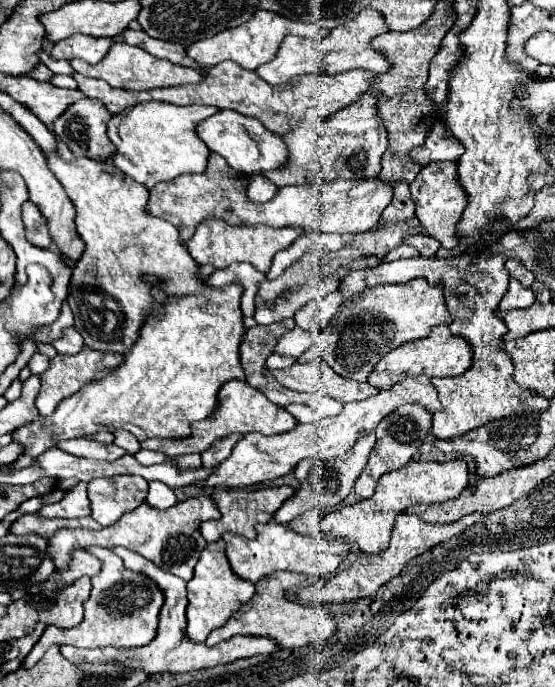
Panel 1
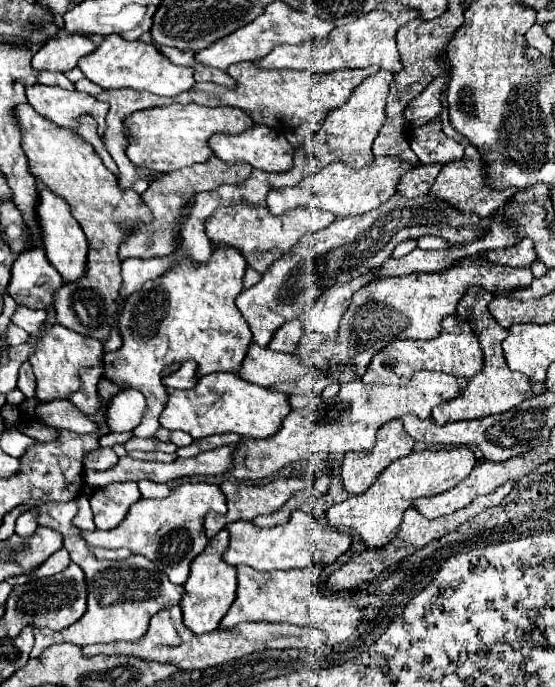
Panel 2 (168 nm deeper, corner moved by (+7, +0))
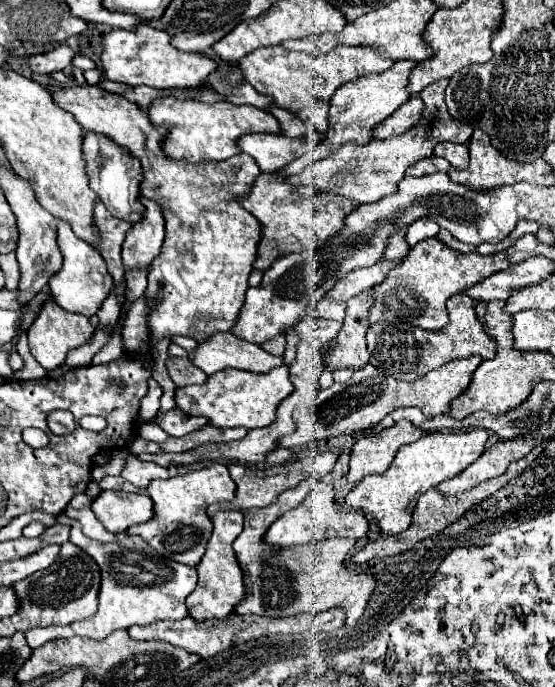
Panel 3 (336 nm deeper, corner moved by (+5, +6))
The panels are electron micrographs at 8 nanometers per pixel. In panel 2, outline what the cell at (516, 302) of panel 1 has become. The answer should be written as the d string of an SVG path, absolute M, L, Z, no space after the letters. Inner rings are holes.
M478 256L462 258L454 266L442 272L430 272L430 274L414 272L408 276L370 282L354 294L352 304L340 322L338 340L326 342L322 334L306 332L298 344L296 356L300 356L300 360L312 368L326 366L328 358L340 362L352 362L358 366L358 376L362 376L372 356L378 354L390 342L406 338L410 340L436 338L440 334L442 318L456 312L458 300L472 284L482 286L492 294L498 294L498 290L514 290L518 286L528 286L530 282L532 282L530 268L508 268L492 264L488 260L478 260Z

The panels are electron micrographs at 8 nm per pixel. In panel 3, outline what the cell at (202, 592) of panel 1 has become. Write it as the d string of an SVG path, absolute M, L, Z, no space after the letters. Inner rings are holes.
M228 510L228 512L218 512L212 518L212 522L214 522L214 532L212 532L212 536L208 540L206 554L202 556L202 560L196 566L196 570L198 570L198 586L186 598L188 614L198 622L204 622L204 620L210 620L210 618L226 618L228 614L234 612L234 606L244 596L242 570L240 570L240 566L236 562L236 556L234 556L234 550L232 550L232 542L242 532L244 516L240 512Z

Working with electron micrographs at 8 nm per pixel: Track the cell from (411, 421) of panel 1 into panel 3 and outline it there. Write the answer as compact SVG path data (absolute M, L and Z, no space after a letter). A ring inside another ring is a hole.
M400 420L380 434L360 436L352 446L348 480L352 484L358 484L368 474L384 474L398 448L416 442L418 438L422 438L422 434L424 432L414 428L408 420Z

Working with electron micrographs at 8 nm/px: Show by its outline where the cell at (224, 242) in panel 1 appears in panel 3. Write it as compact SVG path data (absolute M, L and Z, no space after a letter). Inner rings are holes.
M260 174L252 184L252 190L240 196L238 204L246 208L262 226L262 240L259 245L259 256L256 258L260 270L270 268L274 256L278 258L284 256L286 252L300 252L306 246L326 244L326 240L330 240L330 236L334 236L338 228L342 228L342 220L346 212L350 212L350 208L356 206L352 200L340 196L338 198L326 196L324 192L318 192L318 188L310 188L310 186L290 188L290 184L286 184L286 180L276 174ZM271 240L274 240L274 246L267 247L267 254L264 254L263 245L270 245ZM271 250L274 252L269 253Z

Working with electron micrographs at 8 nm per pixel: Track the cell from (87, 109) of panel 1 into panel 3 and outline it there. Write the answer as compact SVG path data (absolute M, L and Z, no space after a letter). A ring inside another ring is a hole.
M86 132L84 156L88 166L88 176L90 176L90 188L100 196L106 208L118 218L124 218L128 222L138 222L142 214L142 206L138 204L138 188L142 182L140 164L132 160L122 146L118 146L114 140L98 132Z

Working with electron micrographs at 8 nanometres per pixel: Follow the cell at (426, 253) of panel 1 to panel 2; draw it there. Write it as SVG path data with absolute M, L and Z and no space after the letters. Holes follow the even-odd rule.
M436 236L418 238L418 246L422 250L446 250L446 248L450 248L450 244L444 242L444 238L436 238Z

